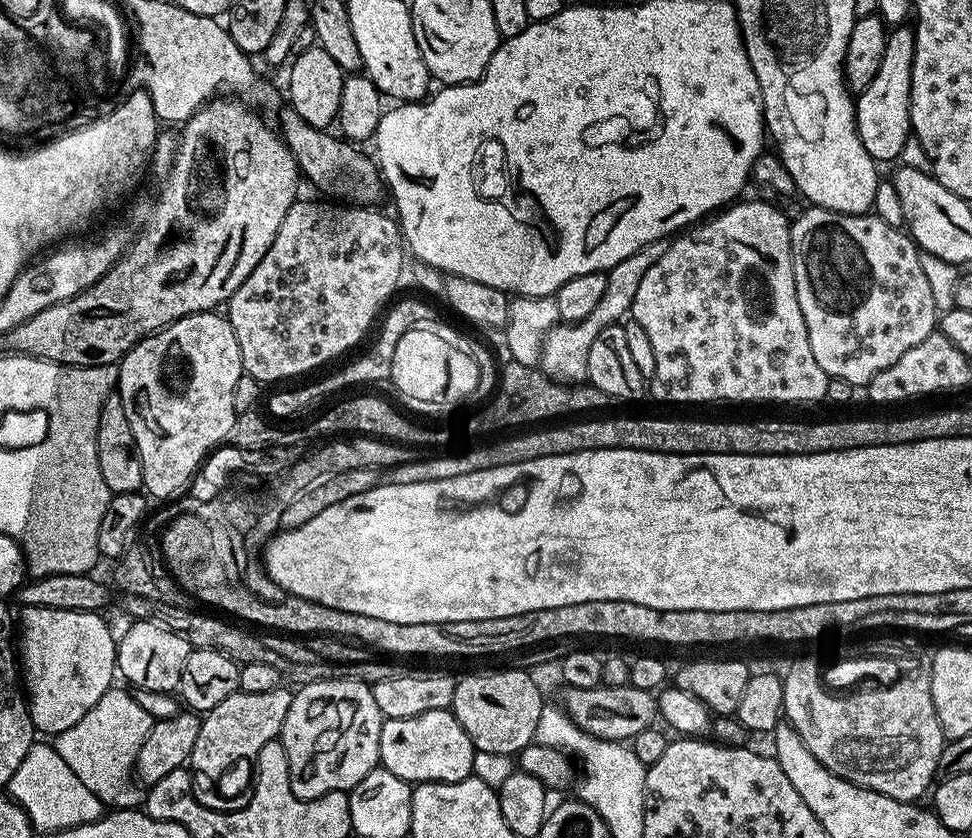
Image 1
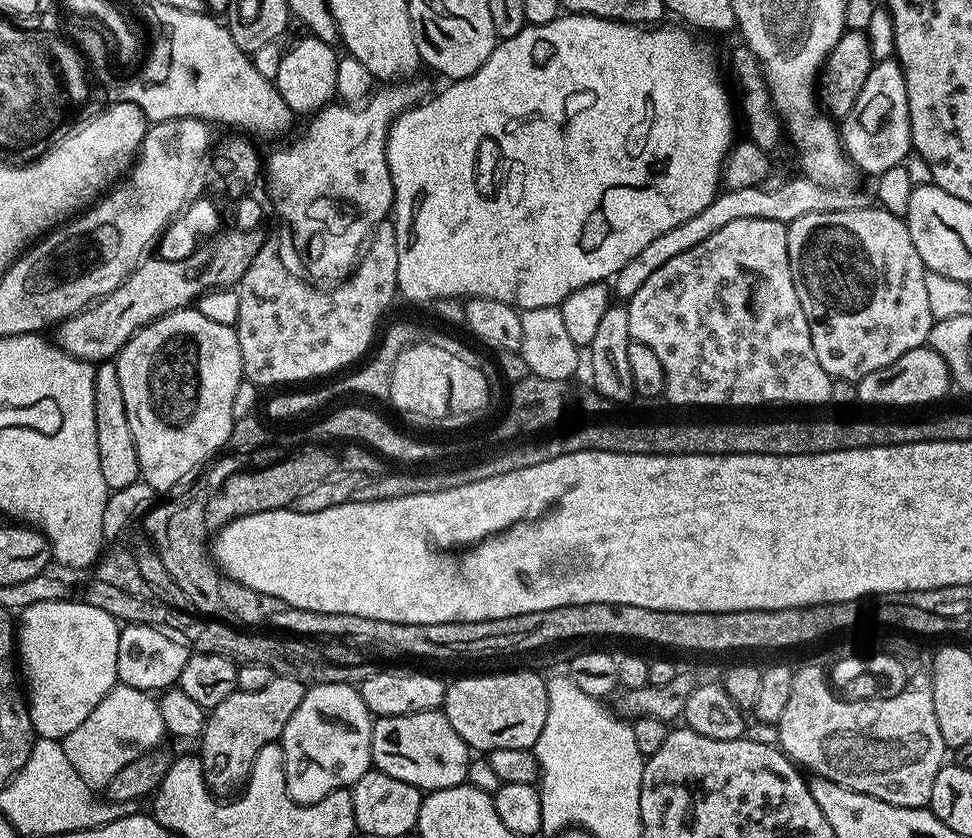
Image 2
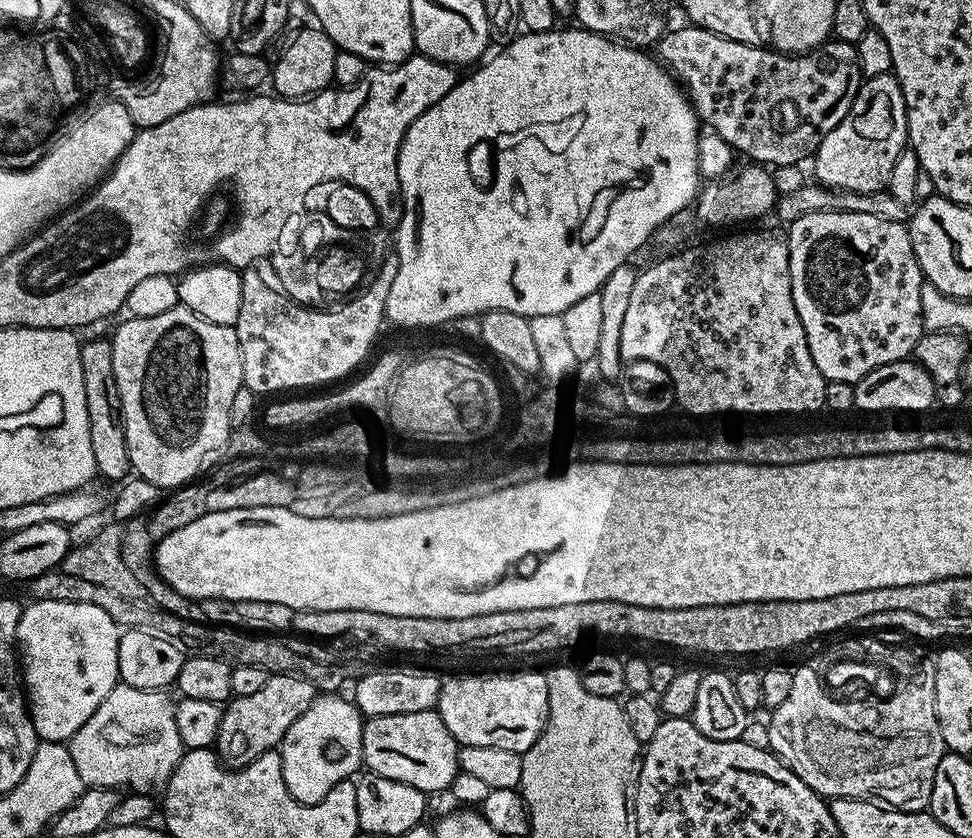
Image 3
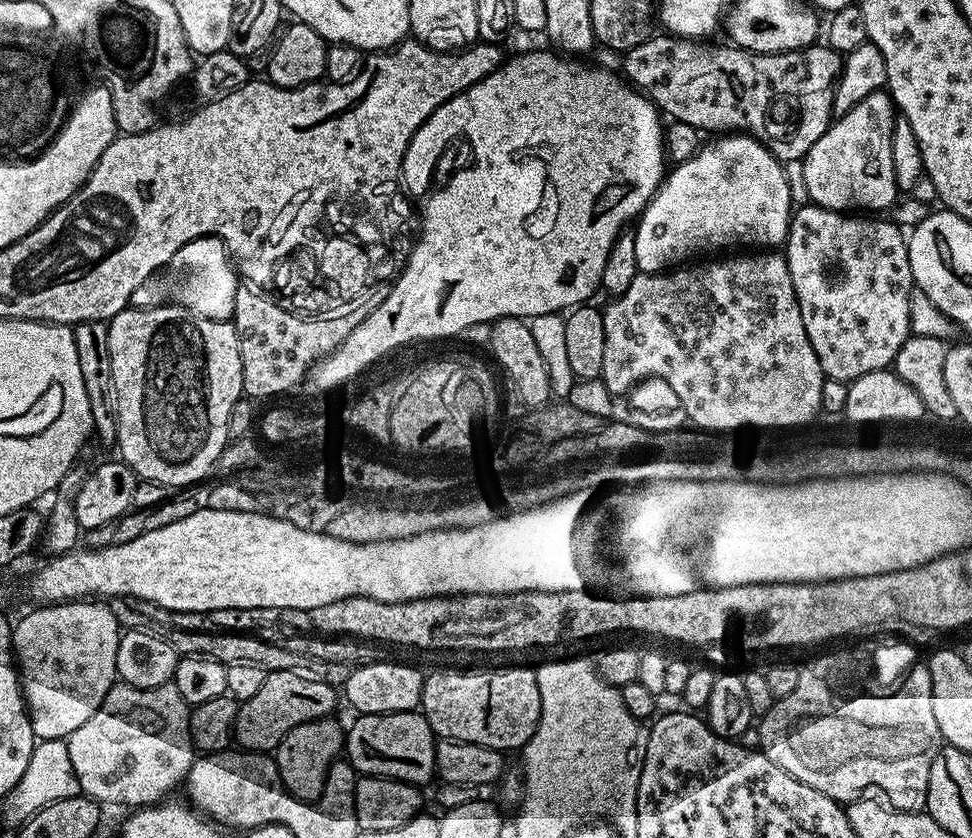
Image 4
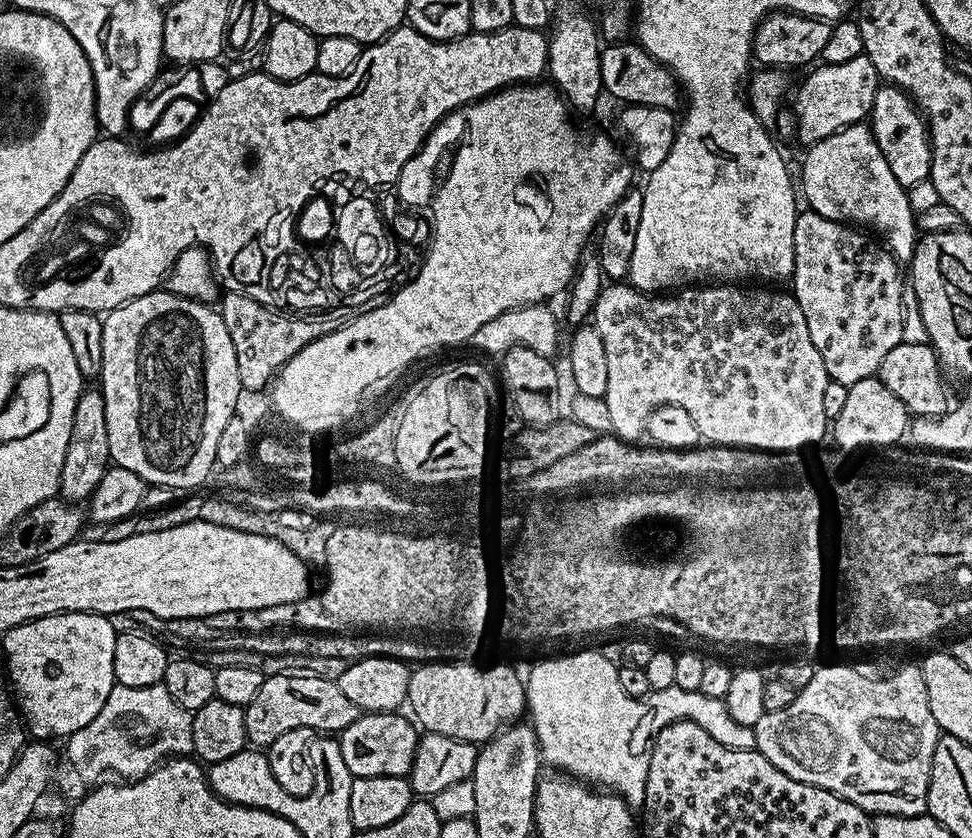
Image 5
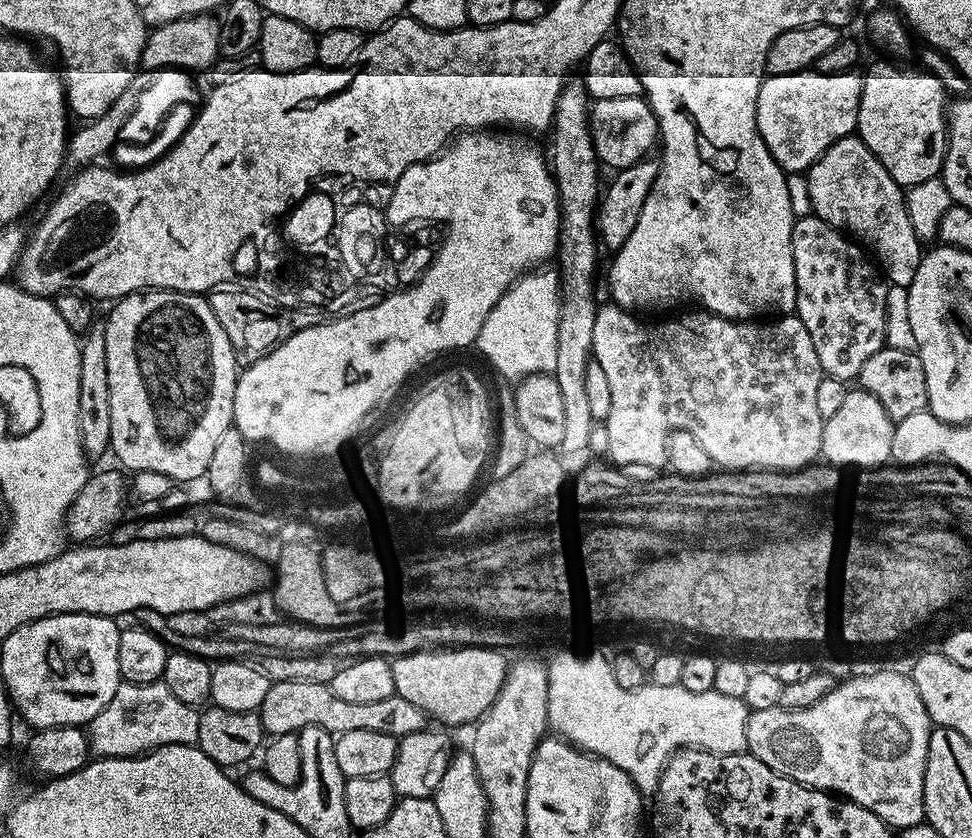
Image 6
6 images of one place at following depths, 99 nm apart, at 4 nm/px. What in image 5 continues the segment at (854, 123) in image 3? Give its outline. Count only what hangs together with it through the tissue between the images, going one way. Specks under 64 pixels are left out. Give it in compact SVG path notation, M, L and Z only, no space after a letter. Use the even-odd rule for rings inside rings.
M864 122L851 124L843 128L841 132L830 134L830 138L822 138L805 152L808 153L805 154L804 160L802 159L802 167L808 208L822 214L822 218L827 220L839 220L849 226L859 226L864 230L873 228L877 232L875 235L882 241L883 247L892 253L893 258L901 266L911 265L918 239L917 213L912 211L908 201L908 189L901 186L898 178L894 178L894 173L890 171L886 158L882 158L882 150L878 150L878 142L874 138L871 127Z

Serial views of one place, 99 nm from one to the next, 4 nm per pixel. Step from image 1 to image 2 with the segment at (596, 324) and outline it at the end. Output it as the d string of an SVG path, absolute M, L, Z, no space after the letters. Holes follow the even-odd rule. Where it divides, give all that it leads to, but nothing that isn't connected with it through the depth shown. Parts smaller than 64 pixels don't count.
M803 174L797 175L797 180L788 180L785 184L778 185L777 188L768 189L768 186L761 186L742 190L728 188L721 191L712 199L710 206L702 210L702 214L694 214L694 218L686 218L686 222L673 226L671 230L666 230L666 234L658 234L654 242L649 242L640 253L634 254L634 258L630 258L630 262L626 262L623 270L617 272L614 277L615 295L619 299L621 296L621 301L626 302L631 296L638 294L642 282L646 282L646 278L650 278L650 274L654 274L658 266L663 266L665 262L670 262L670 258L682 254L685 250L690 250L690 246L698 246L698 242L710 238L710 234L722 230L722 226L730 222L738 222L738 218L770 218L770 222L790 225L806 214L831 216L839 214L842 210L869 207L869 193L867 196L864 192L852 191L848 188L818 186L818 182L806 179Z

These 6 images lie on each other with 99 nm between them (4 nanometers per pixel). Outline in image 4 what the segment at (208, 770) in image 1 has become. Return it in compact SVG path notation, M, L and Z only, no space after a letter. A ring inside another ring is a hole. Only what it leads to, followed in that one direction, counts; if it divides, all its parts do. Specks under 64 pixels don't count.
M287 668L281 672L269 672L264 677L262 686L236 709L234 740L241 749L271 753L279 748L280 743L290 734L292 728L309 724L311 720L323 720L333 715L338 692L324 680L315 680L312 676L303 676L303 671Z

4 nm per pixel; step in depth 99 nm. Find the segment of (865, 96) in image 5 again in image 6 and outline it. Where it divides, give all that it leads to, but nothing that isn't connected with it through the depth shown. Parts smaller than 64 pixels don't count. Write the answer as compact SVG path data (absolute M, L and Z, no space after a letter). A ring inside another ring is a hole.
M815 70L795 72L794 74L765 75L762 86L758 90L758 106L756 121L758 134L762 134L762 142L766 142L766 150L778 162L778 166L788 174L804 174L812 167L814 161L834 142L853 135L858 122L858 102L862 102L862 86L864 76L859 71L842 74L822 74Z

